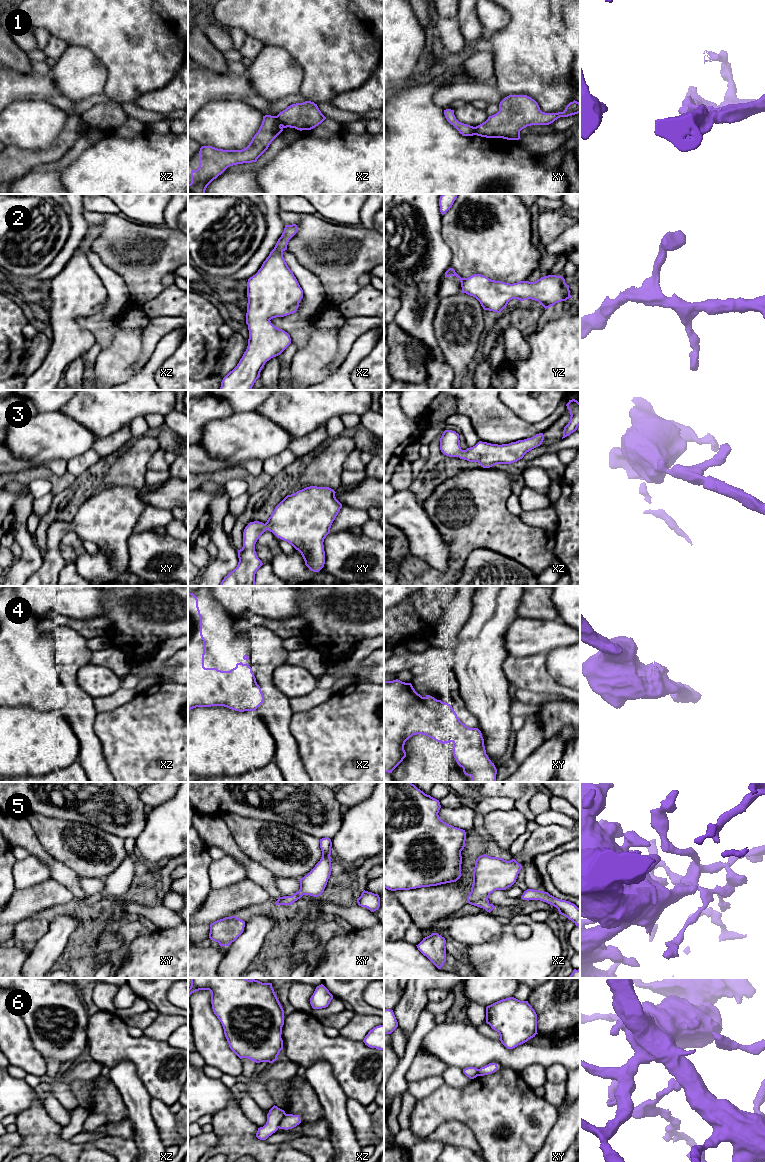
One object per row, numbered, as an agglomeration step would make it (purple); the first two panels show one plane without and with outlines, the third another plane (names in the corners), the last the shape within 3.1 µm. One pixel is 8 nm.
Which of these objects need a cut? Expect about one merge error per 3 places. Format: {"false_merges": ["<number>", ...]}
{"false_merges": ["1", "6"]}

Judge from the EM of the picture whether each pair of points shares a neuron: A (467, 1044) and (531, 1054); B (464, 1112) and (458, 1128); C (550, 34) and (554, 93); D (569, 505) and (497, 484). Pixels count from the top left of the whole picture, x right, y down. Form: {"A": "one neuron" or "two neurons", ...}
{"A": "one neuron", "B": "two neurons", "C": "one neuron", "D": "two neurons"}

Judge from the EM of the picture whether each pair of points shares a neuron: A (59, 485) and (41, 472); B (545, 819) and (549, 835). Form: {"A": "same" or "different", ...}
{"A": "same", "B": "different"}

